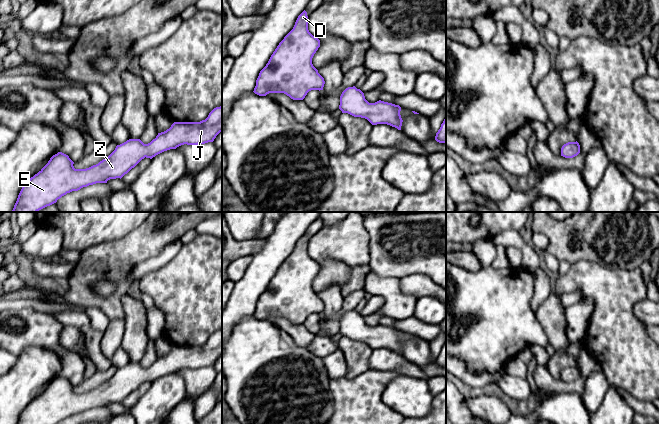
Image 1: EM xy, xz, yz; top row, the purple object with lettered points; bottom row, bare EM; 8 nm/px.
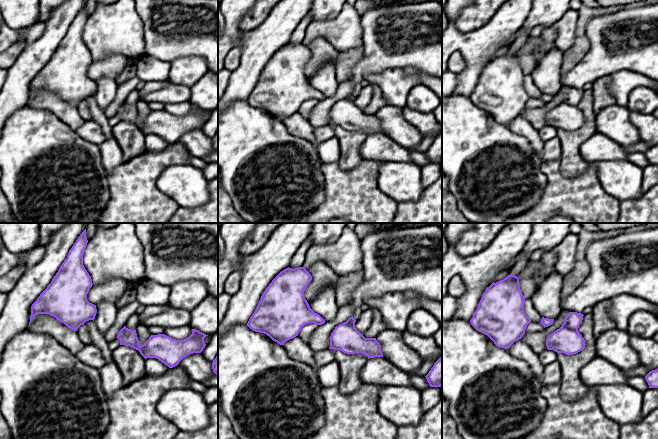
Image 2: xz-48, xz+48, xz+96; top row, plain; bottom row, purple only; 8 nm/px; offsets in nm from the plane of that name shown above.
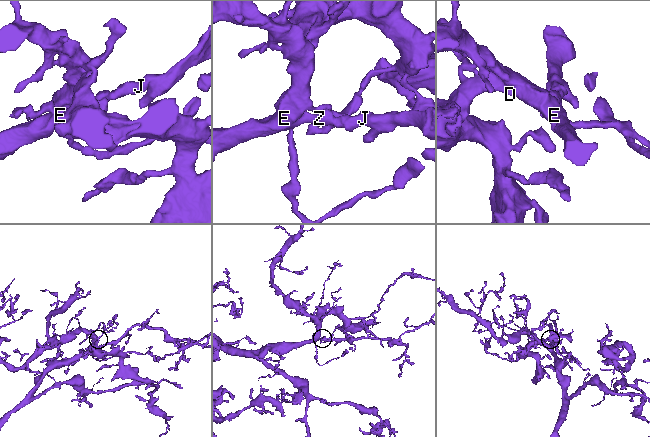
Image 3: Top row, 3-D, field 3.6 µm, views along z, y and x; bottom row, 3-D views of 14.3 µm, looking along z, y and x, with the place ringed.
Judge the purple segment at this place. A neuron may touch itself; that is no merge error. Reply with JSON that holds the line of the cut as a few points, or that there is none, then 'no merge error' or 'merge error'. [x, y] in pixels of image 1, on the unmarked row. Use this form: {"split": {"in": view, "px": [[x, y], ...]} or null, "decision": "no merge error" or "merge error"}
{"split": null, "decision": "no merge error"}

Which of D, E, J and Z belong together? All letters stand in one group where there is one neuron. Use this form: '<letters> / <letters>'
D E J Z

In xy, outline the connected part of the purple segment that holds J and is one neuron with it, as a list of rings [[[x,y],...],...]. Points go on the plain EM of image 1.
[[[222,330],[214,332],[208,341],[200,346],[174,346],[169,353],[158,357],[156,362],[148,368],[144,368],[140,363],[129,363],[117,369],[115,374],[98,388],[86,393],[75,393],[74,386],[69,380],[58,376],[26,406],[17,424],[58,424],[67,417],[78,415],[83,411],[107,407],[110,403],[121,403],[145,381],[152,383],[164,375],[176,373],[184,368],[198,369],[213,366],[220,356],[222,356]]]

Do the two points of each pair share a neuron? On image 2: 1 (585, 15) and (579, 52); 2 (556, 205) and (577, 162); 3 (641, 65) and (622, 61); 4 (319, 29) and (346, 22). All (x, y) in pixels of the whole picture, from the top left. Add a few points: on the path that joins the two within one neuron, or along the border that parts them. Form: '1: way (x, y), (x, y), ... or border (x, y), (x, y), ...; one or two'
1: way (582, 24), (581, 43); one
2: border (558, 160), (566, 176), (579, 175), (588, 163); two
3: way (636, 61), (627, 61); one
4: way (326, 29), (339, 29); one

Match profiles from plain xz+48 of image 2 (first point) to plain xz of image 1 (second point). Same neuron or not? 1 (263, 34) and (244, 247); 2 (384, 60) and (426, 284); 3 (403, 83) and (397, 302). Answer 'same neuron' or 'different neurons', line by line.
1: different neurons
2: different neurons
3: same neuron

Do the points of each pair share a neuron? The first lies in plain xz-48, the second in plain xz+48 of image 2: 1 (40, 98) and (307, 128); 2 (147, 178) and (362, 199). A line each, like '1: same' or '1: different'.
1: same
2: same

